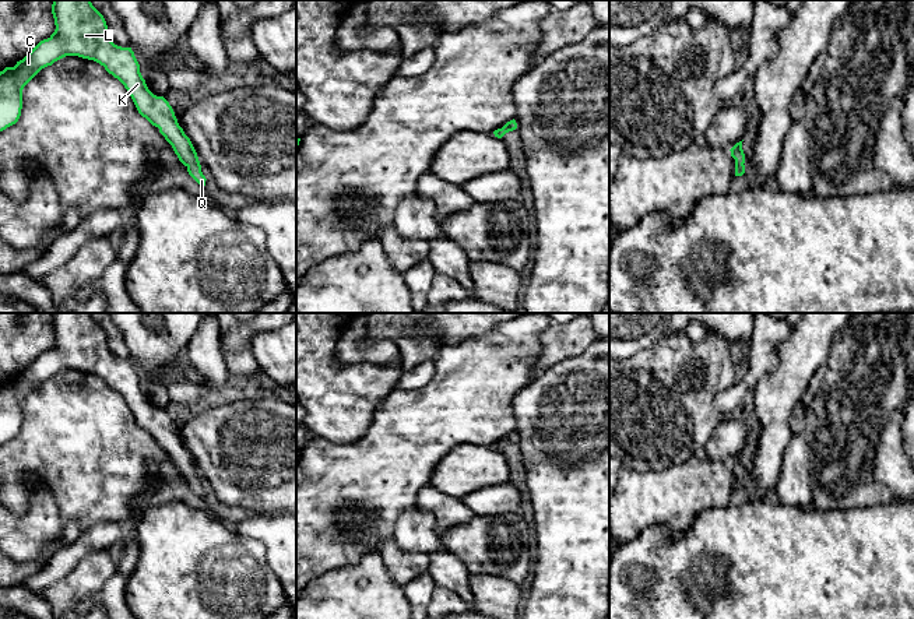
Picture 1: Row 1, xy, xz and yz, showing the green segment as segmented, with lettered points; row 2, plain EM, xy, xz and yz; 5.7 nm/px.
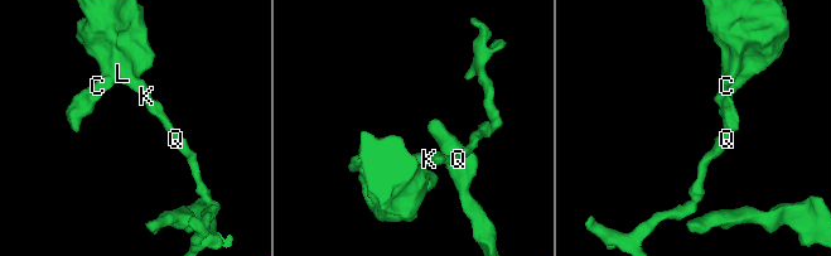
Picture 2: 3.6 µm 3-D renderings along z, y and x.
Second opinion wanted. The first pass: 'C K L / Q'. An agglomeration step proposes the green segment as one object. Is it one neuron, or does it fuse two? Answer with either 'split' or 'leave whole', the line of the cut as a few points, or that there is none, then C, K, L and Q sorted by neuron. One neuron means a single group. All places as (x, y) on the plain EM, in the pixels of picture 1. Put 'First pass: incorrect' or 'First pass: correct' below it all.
leave whole | no cut | C K L Q
First pass: incorrect

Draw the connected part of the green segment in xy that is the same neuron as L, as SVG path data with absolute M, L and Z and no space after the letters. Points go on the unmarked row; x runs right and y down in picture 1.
M53 313L52 327L55 345L14 380L0 384L0 444L18 435L22 402L42 381L66 369L94 373L124 398L138 426L159 442L189 488L204 503L207 492L197 465L179 439L172 419L148 402L131 361L117 359L109 352L106 334L91 313Z

